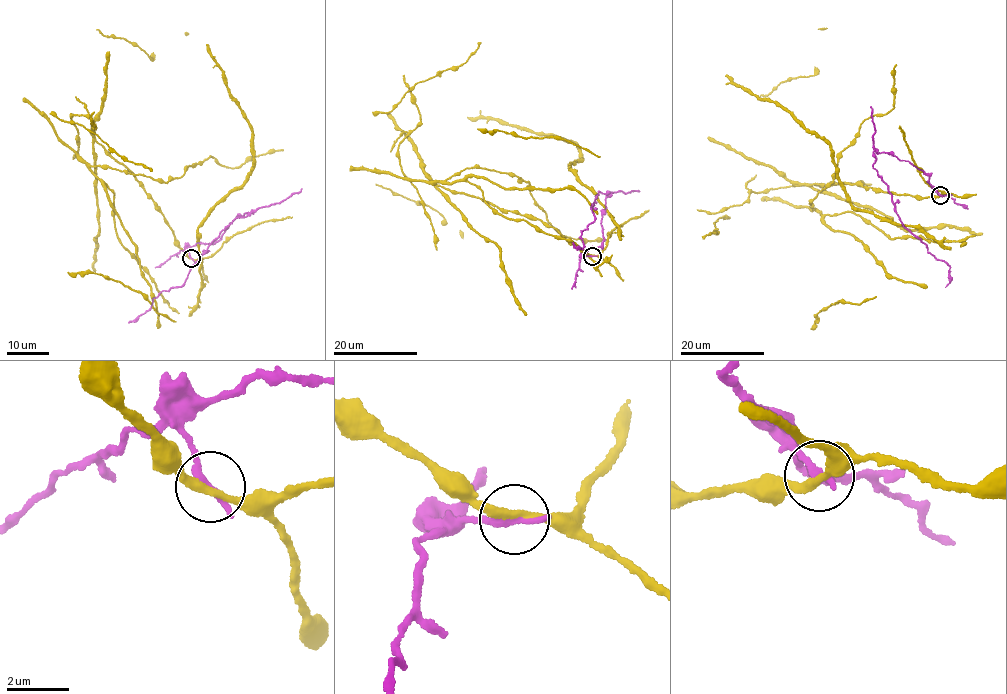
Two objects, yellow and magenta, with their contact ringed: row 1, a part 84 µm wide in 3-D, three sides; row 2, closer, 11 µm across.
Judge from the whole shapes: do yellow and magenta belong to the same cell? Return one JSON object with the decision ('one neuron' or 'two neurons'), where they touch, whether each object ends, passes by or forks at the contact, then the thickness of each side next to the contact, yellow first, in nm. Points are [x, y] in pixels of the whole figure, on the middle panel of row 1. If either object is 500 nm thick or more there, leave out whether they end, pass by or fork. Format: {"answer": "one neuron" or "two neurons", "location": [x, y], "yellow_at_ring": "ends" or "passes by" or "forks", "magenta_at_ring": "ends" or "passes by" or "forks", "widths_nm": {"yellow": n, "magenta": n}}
{"answer": "two neurons", "location": [592, 256], "yellow_at_ring": "passes by", "magenta_at_ring": "ends", "widths_nm": {"yellow": 260, "magenta": 320}}

